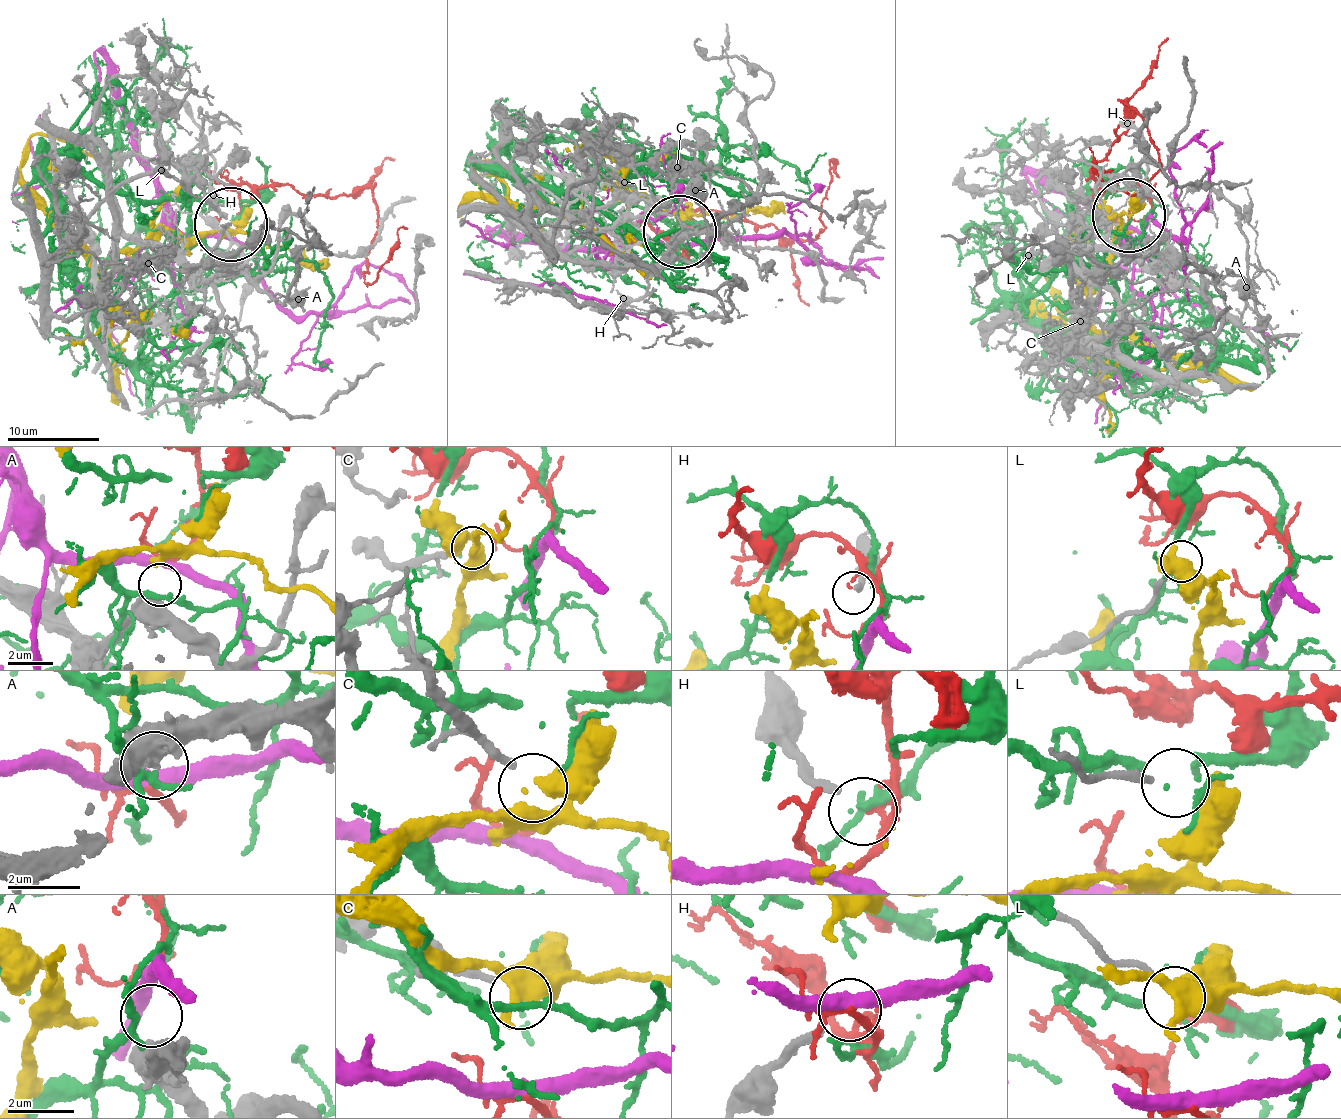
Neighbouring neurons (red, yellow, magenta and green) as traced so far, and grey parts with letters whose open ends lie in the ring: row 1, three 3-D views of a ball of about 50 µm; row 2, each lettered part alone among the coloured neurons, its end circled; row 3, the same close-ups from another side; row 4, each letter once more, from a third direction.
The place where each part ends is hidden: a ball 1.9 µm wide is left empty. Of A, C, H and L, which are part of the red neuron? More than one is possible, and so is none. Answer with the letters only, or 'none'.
A

